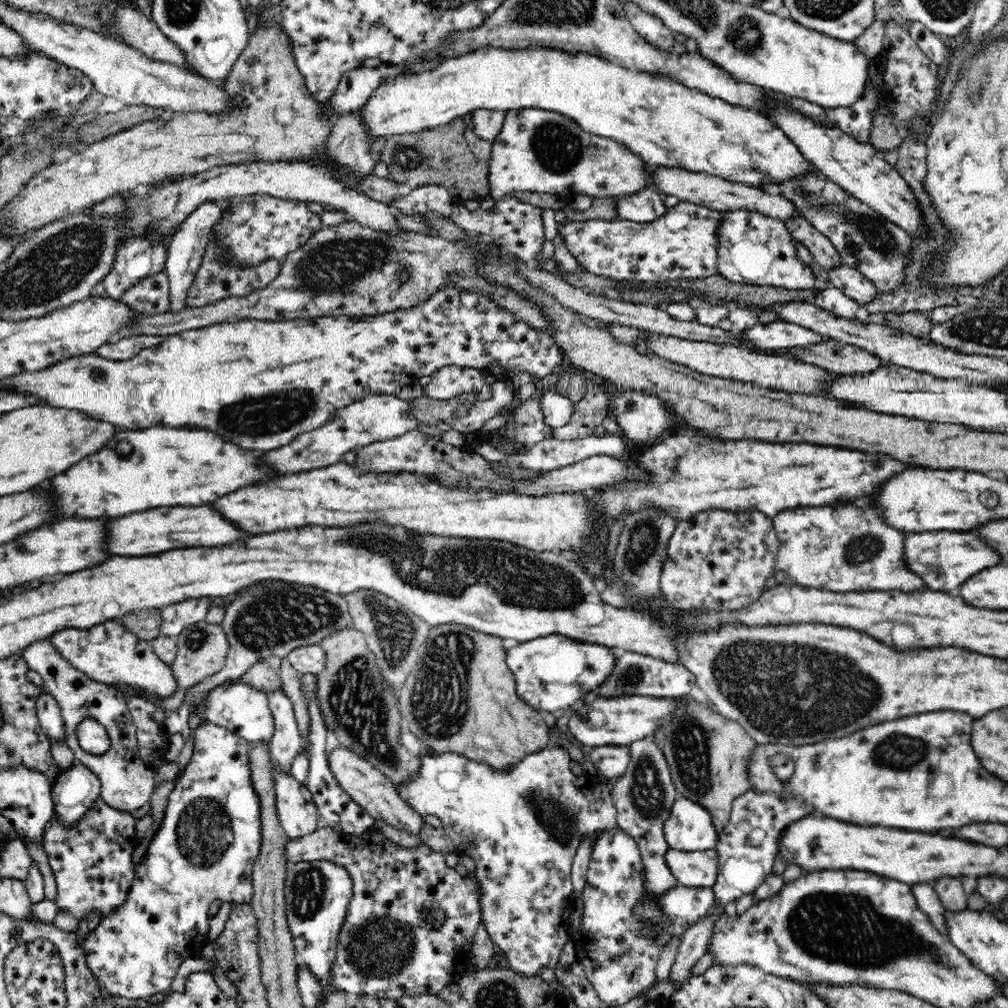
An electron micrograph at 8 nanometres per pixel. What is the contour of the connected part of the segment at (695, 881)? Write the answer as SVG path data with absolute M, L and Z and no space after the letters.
M670 848L666 864L680 885L687 887L712 887L719 876L719 856L716 849L682 852Z

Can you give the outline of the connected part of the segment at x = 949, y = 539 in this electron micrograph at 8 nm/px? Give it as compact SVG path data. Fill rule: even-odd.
M958 532L910 533L912 540L908 540L908 560L912 560L912 568L916 568L916 573L924 579L930 591L956 593L960 584L964 584L970 576L978 574L980 570L1002 564L1002 556L994 548L986 546L980 536ZM926 550L934 550L936 554L926 554Z

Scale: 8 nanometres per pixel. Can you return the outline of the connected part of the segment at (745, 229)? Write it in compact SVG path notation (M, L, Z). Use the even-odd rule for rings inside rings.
M749 210L726 211L723 213L723 224L718 232L719 248L717 258L717 272L724 278L735 283L745 285L770 285L780 288L812 288L815 283L814 273L808 264L797 259L795 243L792 243L792 236L782 221L776 218L769 218L758 212Z

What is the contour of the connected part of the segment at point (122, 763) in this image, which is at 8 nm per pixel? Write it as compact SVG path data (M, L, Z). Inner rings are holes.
M48 639L38 640L24 648L20 655L24 657L28 668L40 674L45 690L56 699L60 708L64 729L65 743L72 749L76 762L83 764L97 776L100 783L101 797L106 804L120 811L134 810L148 804L154 792L154 770L138 754L137 728L127 711L126 694L118 692L113 686L93 681L83 672L74 668L59 652L51 646ZM86 718L93 718L104 726L110 737L110 748L103 754L90 754L79 745L76 734L78 724Z

